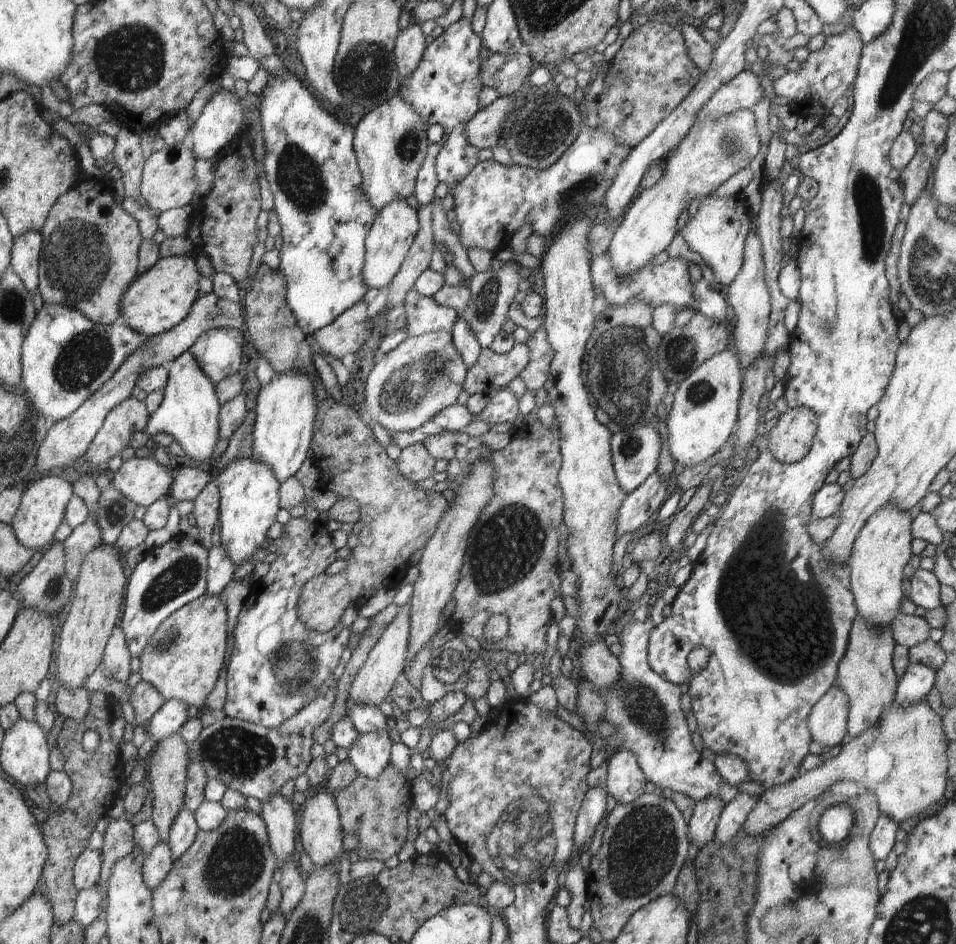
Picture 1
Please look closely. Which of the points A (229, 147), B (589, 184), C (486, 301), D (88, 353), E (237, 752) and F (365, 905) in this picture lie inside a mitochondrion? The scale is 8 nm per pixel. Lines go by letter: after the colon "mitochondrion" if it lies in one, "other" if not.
A: other
B: mitochondrion
C: mitochondrion
D: mitochondrion
E: mitochondrion
F: mitochondrion

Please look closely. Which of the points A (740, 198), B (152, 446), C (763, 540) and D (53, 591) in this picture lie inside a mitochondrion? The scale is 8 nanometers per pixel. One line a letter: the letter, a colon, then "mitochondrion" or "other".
A: other
B: other
C: mitochondrion
D: mitochondrion

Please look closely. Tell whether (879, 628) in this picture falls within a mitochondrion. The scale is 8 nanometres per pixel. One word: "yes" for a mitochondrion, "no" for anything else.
no

